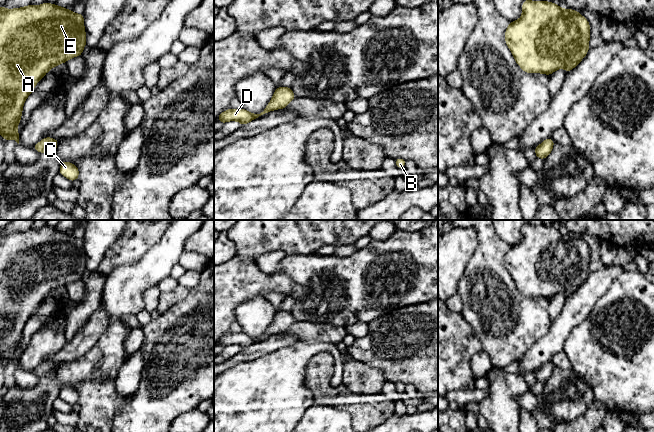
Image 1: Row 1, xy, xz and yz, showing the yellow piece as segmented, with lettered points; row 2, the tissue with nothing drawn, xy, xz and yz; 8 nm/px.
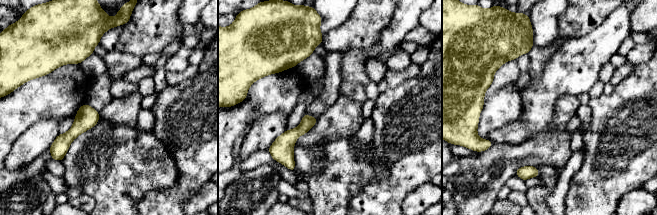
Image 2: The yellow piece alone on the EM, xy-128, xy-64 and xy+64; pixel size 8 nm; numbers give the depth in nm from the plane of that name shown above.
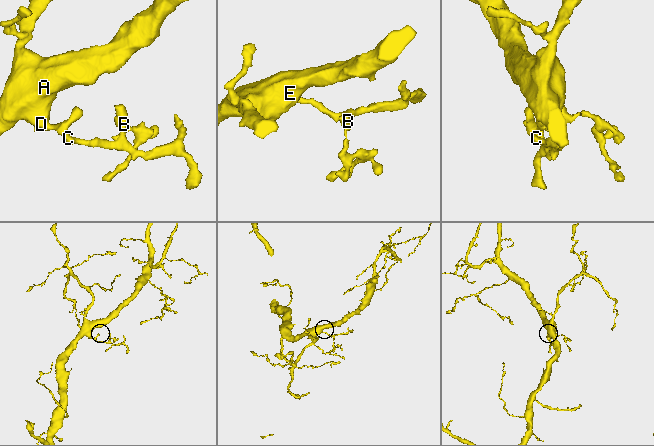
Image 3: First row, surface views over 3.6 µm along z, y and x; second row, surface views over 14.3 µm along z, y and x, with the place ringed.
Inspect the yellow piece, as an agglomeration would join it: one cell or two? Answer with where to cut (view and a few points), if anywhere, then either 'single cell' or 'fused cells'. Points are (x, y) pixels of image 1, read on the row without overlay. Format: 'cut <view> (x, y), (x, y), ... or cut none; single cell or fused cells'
cut none; single cell

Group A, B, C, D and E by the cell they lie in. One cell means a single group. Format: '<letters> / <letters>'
A B C D E

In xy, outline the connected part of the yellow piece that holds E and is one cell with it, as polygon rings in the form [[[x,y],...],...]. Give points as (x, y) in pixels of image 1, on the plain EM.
[[[45,226],[39,230],[32,228],[14,233],[5,233],[4,229],[0,230],[0,359],[8,365],[9,363],[15,364],[19,368],[19,359],[17,351],[21,344],[23,329],[26,322],[33,316],[35,309],[44,301],[44,299],[50,295],[53,291],[66,287],[67,284],[81,280],[84,271],[86,270],[86,256],[84,252],[83,238],[74,237],[72,234],[60,231],[59,229],[53,229]]]

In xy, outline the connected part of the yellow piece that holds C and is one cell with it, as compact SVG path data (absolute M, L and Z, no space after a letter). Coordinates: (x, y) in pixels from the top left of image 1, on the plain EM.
M62 385L59 397L69 403L71 406L78 403L79 401L79 393L73 387L70 386Z

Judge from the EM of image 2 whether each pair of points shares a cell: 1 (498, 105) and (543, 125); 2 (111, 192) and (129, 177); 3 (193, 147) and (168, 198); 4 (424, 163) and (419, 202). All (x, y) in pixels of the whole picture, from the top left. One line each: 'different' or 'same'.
1: different
2: same
3: same
4: different

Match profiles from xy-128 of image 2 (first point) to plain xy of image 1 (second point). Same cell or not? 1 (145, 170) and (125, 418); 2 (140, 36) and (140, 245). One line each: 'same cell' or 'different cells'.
1: different cells
2: same cell

